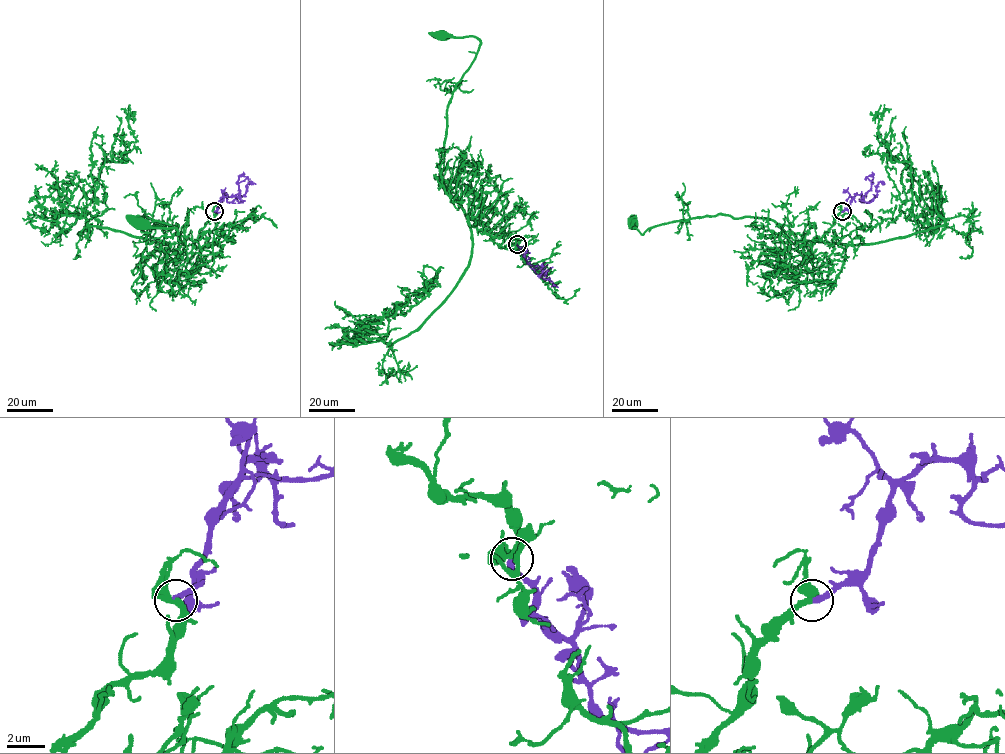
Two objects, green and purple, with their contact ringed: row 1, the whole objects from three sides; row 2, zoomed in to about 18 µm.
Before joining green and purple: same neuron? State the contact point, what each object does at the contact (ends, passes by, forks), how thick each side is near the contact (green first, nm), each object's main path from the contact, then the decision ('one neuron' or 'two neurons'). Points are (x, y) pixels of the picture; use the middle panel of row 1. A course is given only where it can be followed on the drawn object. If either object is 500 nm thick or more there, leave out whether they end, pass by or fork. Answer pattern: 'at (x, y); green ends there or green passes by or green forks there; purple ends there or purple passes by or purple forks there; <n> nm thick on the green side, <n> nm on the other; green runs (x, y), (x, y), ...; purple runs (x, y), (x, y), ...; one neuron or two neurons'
at (517, 244); green passes by; purple ends there; 320 nm thick on the green side, 320 nm on the other; green runs (517, 244), (502, 227), (503, 235), (472, 226), (439, 178), (446, 107), (480, 44), (471, 36), (439, 34); purple runs (517, 244), (534, 271), (558, 287); one neuron

